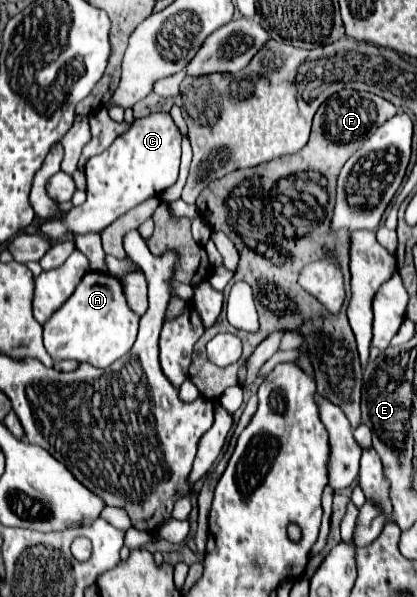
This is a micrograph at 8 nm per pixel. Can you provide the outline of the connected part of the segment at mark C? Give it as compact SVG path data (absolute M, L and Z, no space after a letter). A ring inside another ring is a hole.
M156 113L144 119L136 119L128 131L124 131L120 137L114 139L114 143L100 155L92 157L86 163L86 179L88 179L88 189L86 189L86 201L80 207L72 207L68 213L48 219L40 225L40 233L52 241L58 241L68 233L78 235L78 233L100 233L104 231L110 223L114 223L120 215L126 211L134 209L136 205L144 203L148 197L158 197L166 187L174 185L178 179L178 167L180 167L180 131L174 125L172 117L168 113Z

